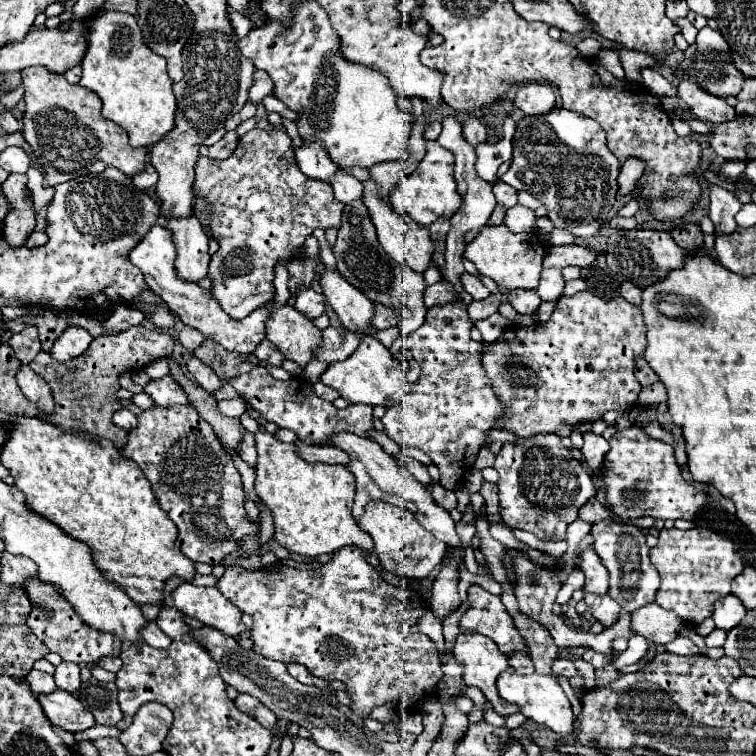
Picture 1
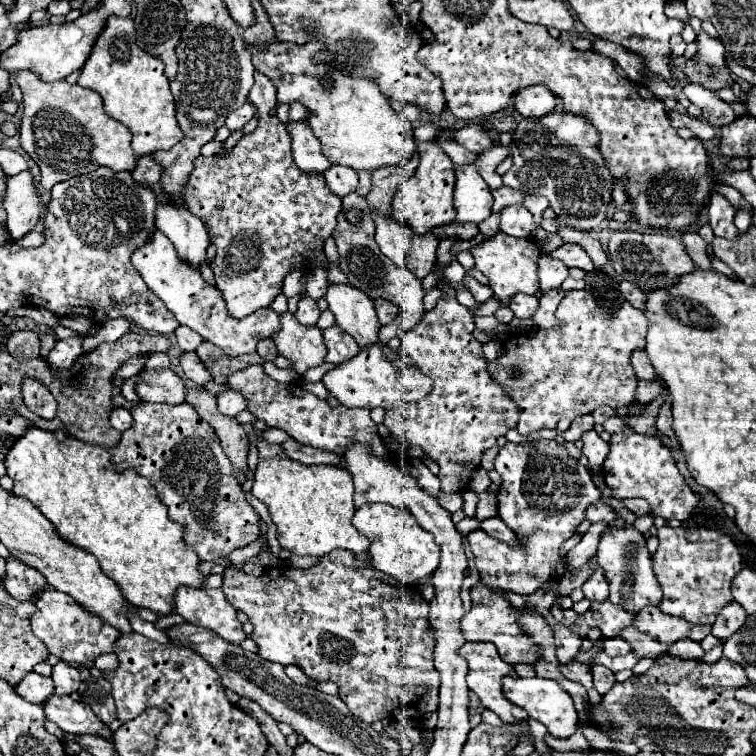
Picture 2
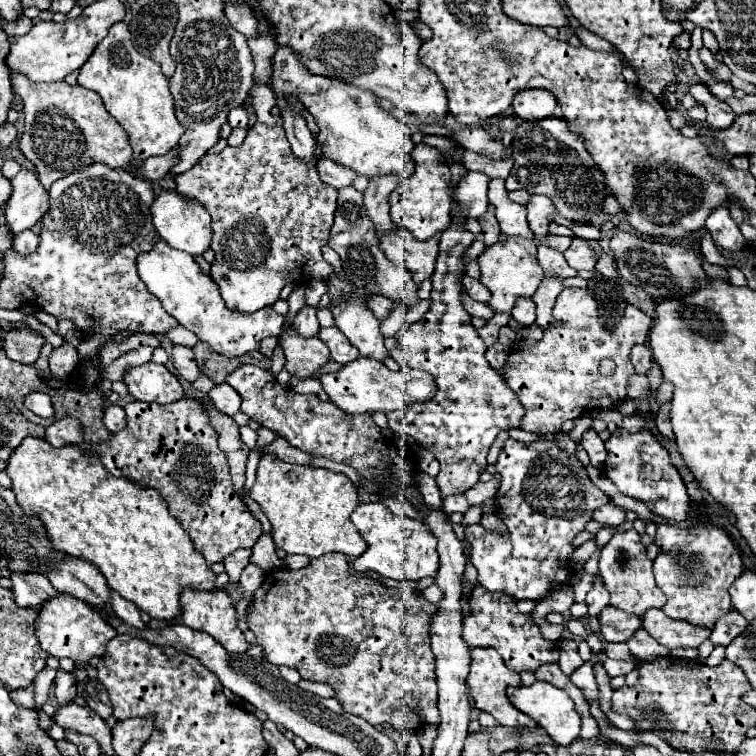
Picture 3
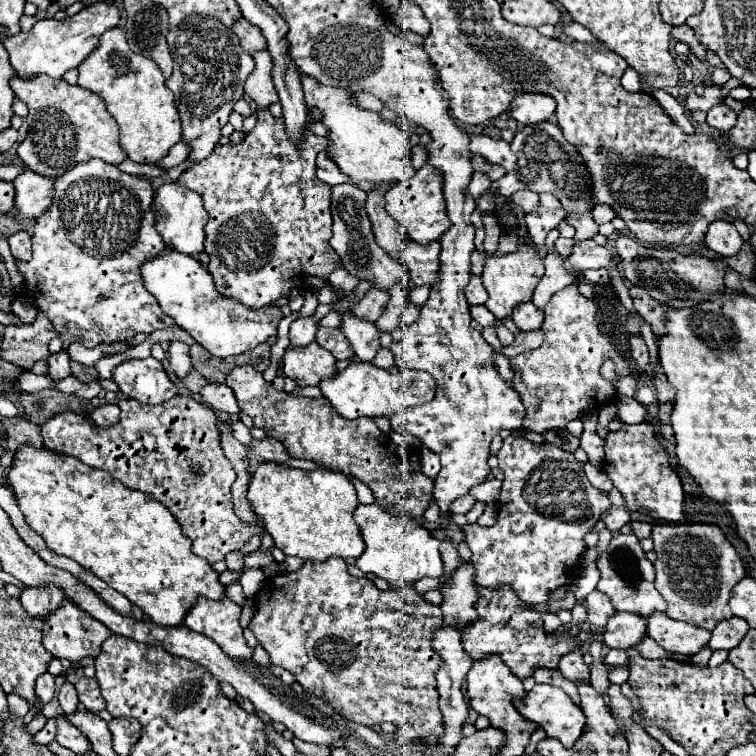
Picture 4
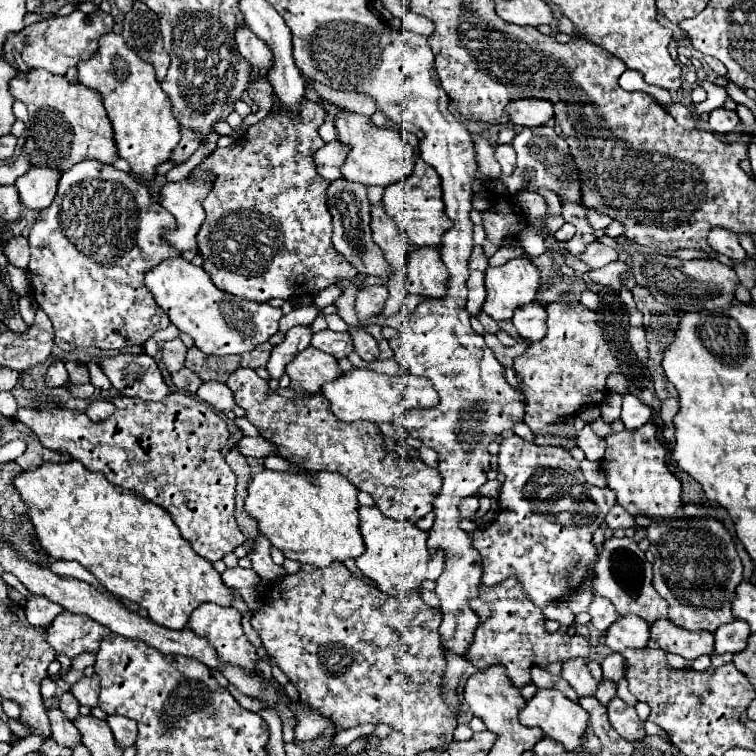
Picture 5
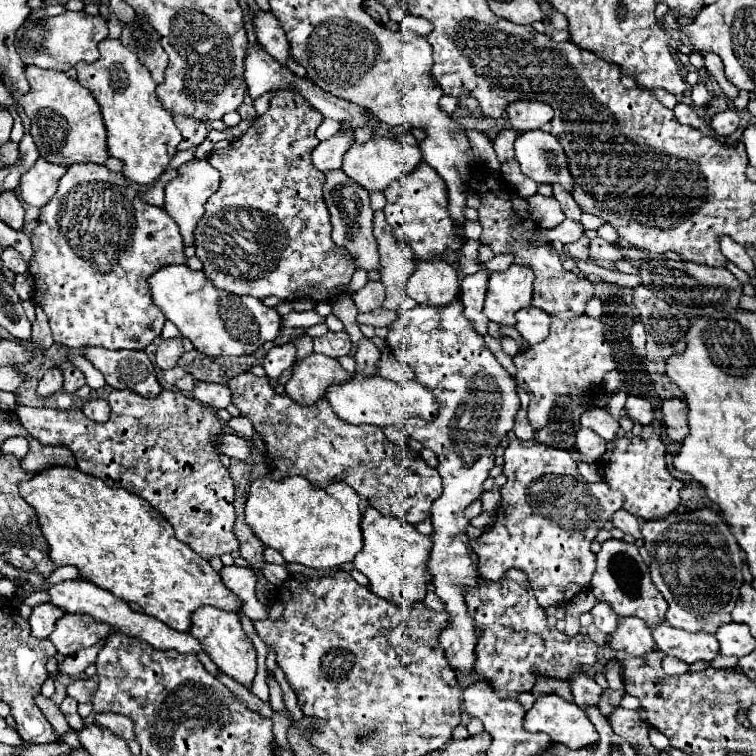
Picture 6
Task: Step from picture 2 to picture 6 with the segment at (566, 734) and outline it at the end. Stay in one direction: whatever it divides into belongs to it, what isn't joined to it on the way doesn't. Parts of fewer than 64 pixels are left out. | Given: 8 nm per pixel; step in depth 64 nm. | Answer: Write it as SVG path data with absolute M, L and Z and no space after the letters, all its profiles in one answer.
M548 694L534 702L532 710L524 716L524 728L528 732L544 732L554 744L564 744L572 750L592 746L598 740L588 716L572 702Z

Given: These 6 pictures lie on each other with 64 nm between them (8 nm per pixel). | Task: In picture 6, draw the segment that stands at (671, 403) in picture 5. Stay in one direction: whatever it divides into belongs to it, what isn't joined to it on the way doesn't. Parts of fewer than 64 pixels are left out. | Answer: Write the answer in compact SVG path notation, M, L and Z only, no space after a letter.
M670 398L662 404L662 416L666 424L668 438L682 442L684 434L688 434L688 406L682 398Z

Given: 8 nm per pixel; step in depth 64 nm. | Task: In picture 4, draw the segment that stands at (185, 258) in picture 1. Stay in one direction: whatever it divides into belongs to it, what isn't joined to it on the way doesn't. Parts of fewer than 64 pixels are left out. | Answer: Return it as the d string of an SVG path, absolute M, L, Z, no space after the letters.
M164 184L158 188L154 198L154 208L158 208L156 230L162 234L168 248L176 252L202 252L204 250L204 224L208 222L208 212L202 206L202 196L180 184Z

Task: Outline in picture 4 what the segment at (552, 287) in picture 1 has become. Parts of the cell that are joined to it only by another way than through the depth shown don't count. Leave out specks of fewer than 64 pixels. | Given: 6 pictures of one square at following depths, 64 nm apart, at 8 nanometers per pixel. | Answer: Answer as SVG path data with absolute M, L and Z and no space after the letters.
M540 194L540 206L536 212L528 214L524 218L524 224L534 238L534 242L540 246L540 258L546 258L546 248L544 248L544 238L546 234L558 226L566 218L566 212L562 204L552 196L552 194Z

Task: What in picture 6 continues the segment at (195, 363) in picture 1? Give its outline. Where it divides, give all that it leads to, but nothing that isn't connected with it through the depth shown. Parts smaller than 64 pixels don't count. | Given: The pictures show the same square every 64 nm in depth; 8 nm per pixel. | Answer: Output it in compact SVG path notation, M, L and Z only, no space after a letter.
M176 336L176 338L170 338L170 340L162 340L156 348L156 354L154 354L154 360L156 360L156 366L166 370L166 368L174 368L180 354L184 354L184 348L182 348L182 338Z

